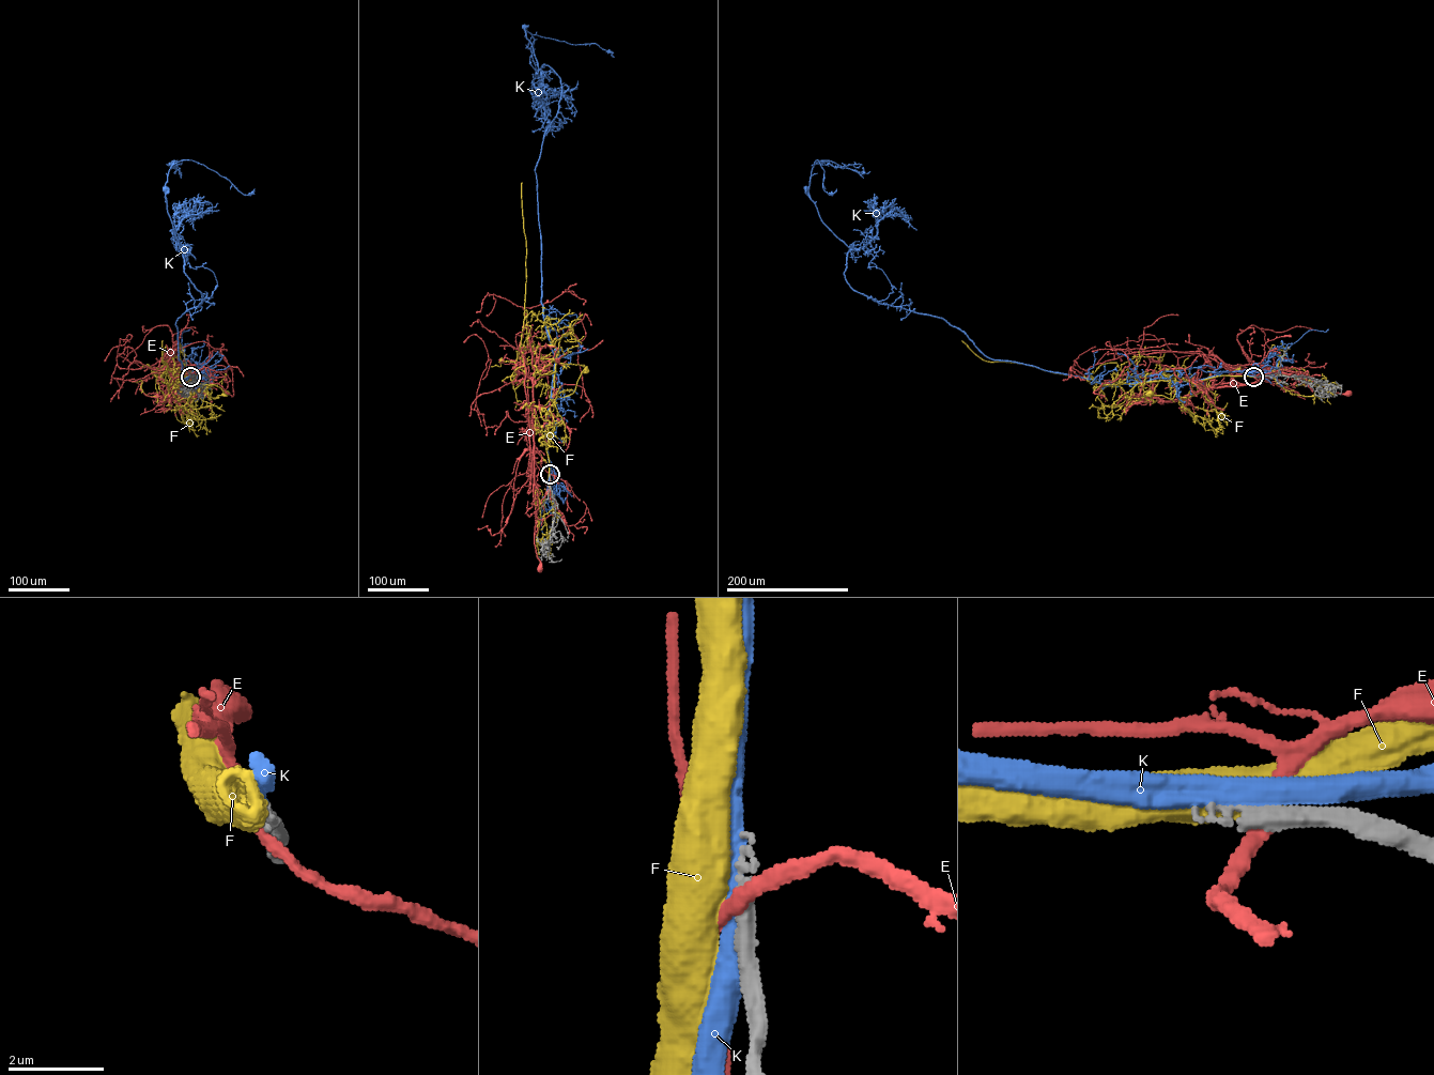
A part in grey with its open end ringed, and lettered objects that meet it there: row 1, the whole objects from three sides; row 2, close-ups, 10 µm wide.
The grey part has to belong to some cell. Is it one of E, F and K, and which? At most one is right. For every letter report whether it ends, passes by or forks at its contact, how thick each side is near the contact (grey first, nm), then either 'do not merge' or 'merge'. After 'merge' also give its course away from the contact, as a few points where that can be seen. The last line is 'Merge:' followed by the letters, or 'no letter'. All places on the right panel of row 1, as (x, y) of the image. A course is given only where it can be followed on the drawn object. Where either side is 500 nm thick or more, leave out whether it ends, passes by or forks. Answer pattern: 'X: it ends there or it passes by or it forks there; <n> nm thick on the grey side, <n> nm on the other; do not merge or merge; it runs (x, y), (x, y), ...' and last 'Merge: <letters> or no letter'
E: it passes by; 320 nm thick on the grey side, 280 nm on the other; do not merge
F: 360 nm thick on the grey side, 700 nm on the other; do not merge
K: it passes by; 340 nm thick on the grey side, 440 nm on the other; do not merge
Merge: no letter

